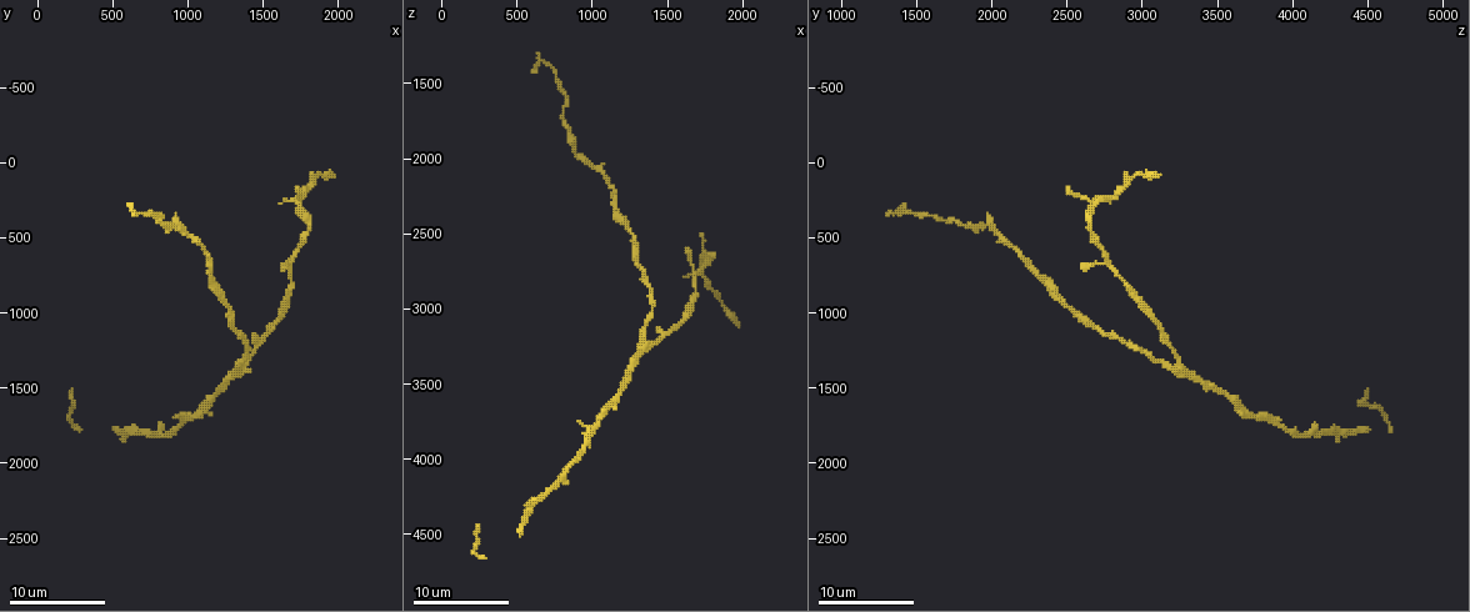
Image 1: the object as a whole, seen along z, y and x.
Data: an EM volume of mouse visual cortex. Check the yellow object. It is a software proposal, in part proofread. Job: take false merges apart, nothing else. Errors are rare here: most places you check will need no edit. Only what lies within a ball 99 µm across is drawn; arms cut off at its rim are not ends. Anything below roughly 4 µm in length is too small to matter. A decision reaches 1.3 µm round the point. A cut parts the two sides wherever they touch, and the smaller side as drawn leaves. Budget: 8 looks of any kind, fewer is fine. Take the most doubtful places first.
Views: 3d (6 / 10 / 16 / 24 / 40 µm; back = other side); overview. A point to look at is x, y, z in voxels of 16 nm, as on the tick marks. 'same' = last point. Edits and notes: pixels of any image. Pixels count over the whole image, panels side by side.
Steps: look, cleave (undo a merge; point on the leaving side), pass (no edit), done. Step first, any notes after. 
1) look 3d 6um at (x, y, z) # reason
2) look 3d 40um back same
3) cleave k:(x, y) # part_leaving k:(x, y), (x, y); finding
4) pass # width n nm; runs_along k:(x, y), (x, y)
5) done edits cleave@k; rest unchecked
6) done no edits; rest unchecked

look 3d 10um at (1360, 1340, 3240)

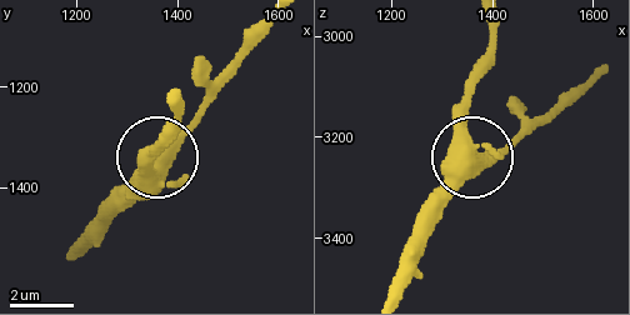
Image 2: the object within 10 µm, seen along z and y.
pass # side_arm 33 um; one cell here

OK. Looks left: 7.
look 3d 10um at (880, 440, 1940) # sudden change in width

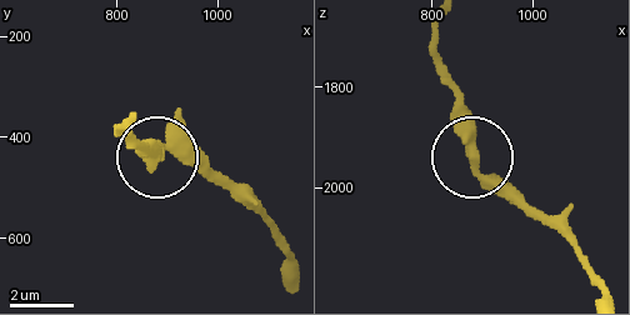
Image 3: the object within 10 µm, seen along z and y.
cleave 3:(474, 126) # part_leaving 3:(476, 170), (476, 125), (441, 60), (435, 20); a second cell is stuck on

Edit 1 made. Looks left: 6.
look 3d 6um at (1740, 240, 2800)

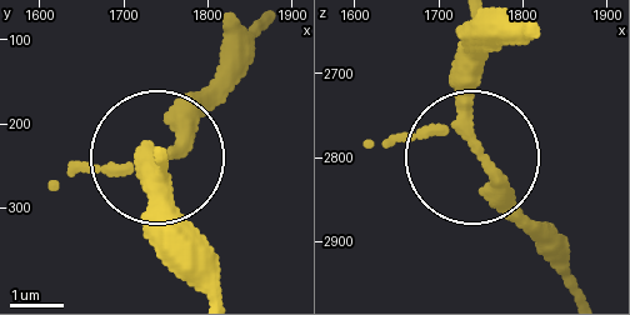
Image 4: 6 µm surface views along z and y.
pass # width 210 nm; runs_along 4:(523, 39), (478, 80), (469, 134), (558, 250); all the same cell

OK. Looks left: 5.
look 3d 6um at (1240, 900, 2460) # sudden change in width

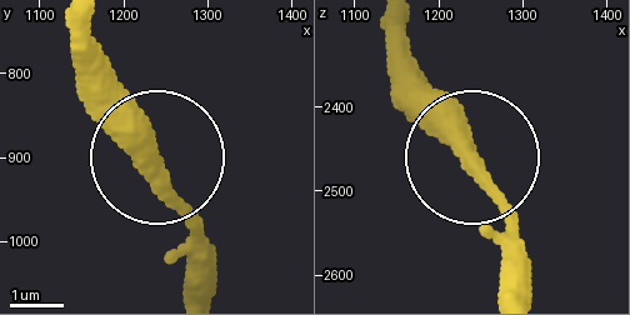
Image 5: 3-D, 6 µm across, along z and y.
look 3d 6um back at (1235, 905, 2460)

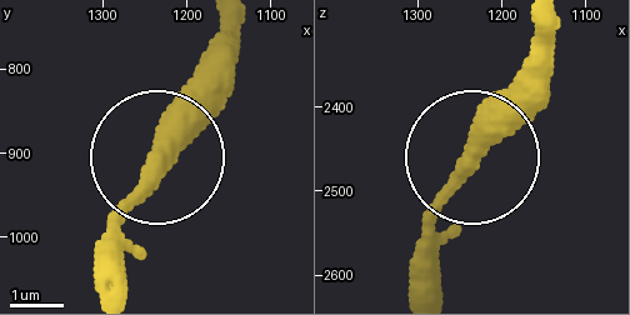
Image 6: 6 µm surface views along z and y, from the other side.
pass # width 380 nm; all the same cell

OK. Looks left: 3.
done edits cleave@3; rest unchecked

